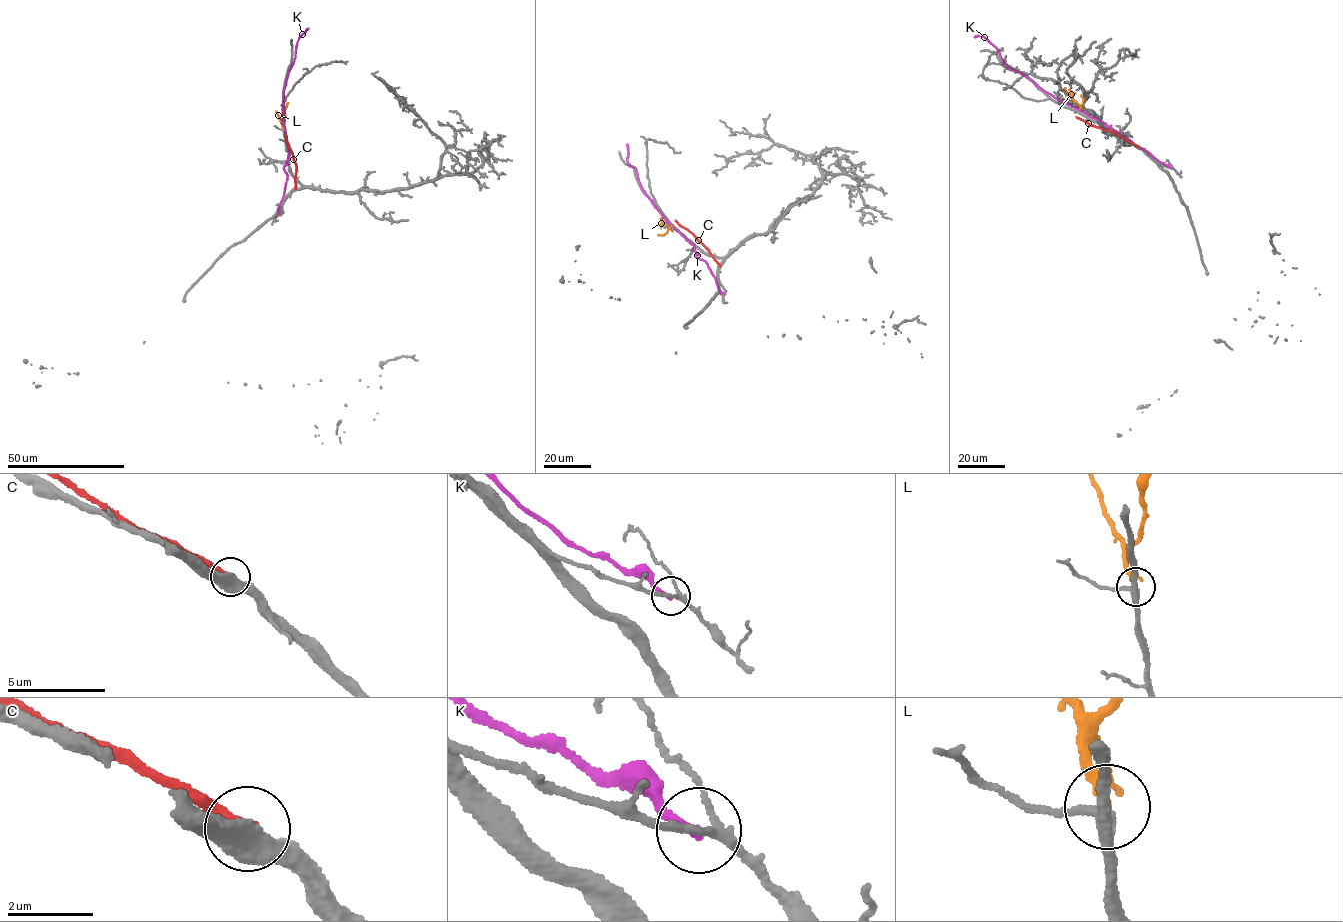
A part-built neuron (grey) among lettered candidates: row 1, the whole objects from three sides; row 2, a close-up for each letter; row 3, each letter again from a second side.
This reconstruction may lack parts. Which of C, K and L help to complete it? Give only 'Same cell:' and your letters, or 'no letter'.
Same cell: L

